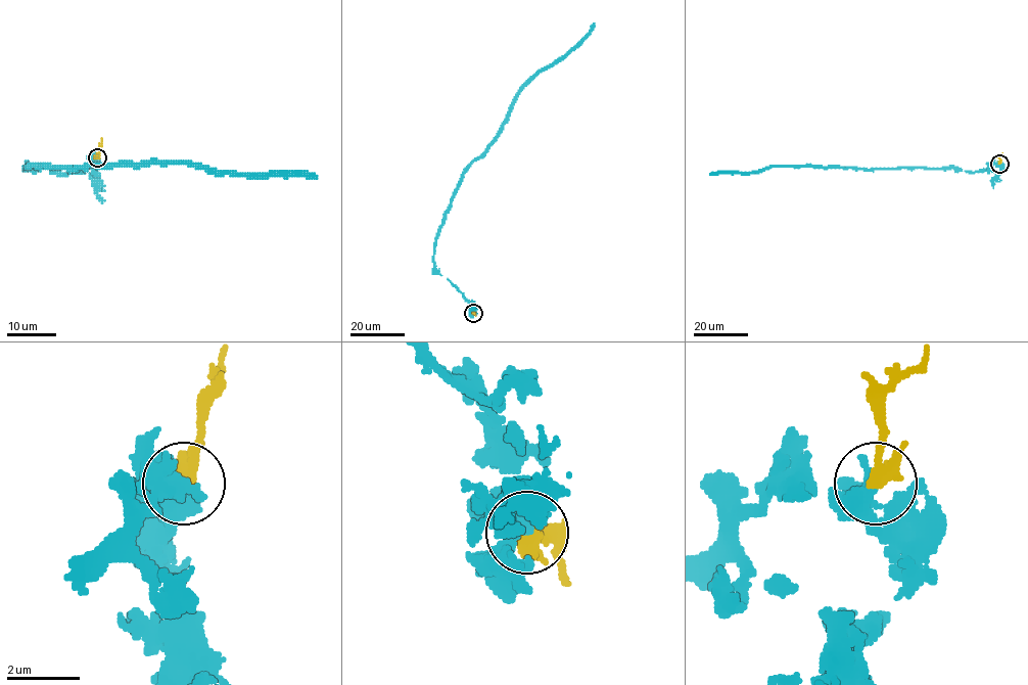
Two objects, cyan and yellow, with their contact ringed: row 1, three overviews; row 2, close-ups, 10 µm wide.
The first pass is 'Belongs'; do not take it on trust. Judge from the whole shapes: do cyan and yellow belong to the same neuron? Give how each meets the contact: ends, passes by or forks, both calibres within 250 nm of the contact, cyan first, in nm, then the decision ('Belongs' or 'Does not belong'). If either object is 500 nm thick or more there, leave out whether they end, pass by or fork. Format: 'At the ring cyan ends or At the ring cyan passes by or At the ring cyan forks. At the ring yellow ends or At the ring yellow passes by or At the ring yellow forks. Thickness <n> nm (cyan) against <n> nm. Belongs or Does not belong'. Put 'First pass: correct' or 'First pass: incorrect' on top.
First pass: correct
At the ring cyan passes by. At the ring yellow passes by. Thickness 420 nm (cyan) against 280 nm. Belongs

